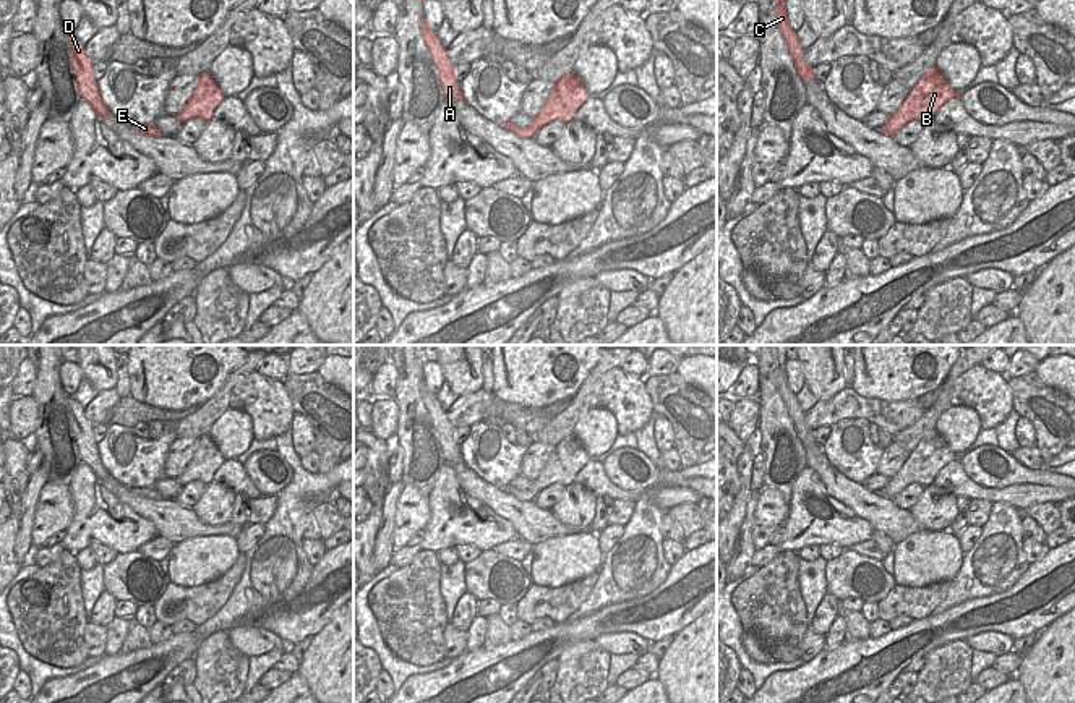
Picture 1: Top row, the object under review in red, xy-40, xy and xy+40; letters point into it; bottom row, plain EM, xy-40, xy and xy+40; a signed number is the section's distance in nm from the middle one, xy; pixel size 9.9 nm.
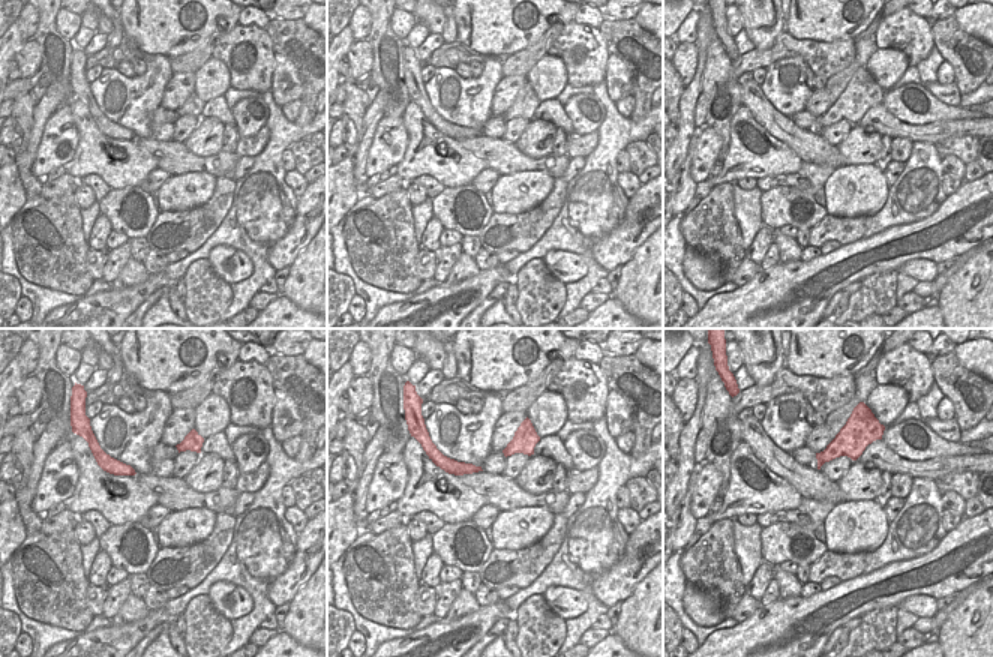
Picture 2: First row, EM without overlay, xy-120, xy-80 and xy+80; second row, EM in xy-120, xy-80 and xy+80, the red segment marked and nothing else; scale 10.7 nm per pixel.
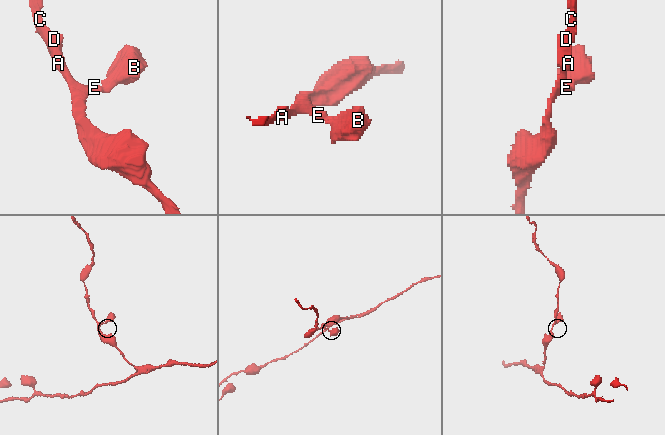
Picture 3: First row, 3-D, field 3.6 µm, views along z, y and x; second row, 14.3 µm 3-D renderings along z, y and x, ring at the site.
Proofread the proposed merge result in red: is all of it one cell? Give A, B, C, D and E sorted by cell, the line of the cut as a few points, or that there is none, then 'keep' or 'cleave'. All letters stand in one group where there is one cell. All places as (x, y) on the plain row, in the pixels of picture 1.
A B C D E; no cut; keep

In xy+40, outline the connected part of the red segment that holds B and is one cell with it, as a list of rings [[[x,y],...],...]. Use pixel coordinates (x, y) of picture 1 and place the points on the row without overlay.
[[[934,428],[921,437],[916,447],[908,454],[902,468],[889,478],[887,486],[880,489],[879,494],[893,499],[911,483],[919,483],[926,488],[932,484],[936,475],[955,458],[958,458],[958,455],[950,450]]]

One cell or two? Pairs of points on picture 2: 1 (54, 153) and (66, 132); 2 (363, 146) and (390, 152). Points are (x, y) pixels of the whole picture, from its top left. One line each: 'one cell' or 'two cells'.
1: one cell
2: two cells

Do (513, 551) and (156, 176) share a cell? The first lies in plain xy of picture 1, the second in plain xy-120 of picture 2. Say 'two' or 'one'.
one

